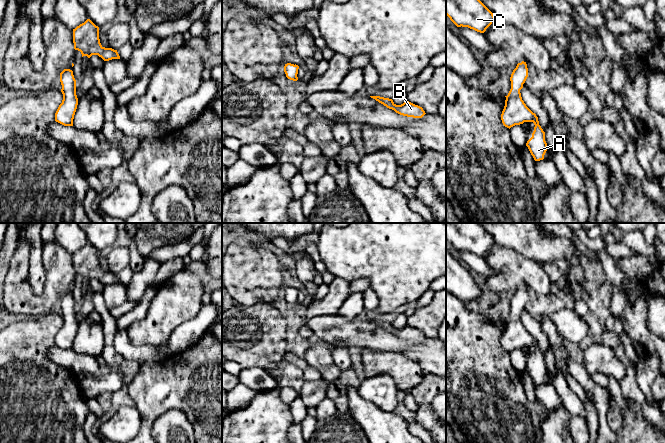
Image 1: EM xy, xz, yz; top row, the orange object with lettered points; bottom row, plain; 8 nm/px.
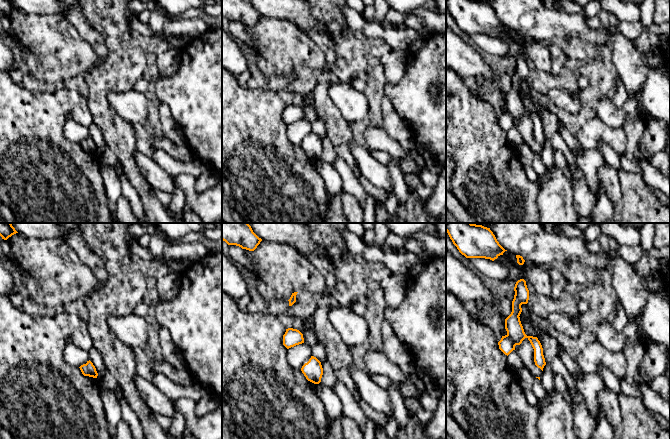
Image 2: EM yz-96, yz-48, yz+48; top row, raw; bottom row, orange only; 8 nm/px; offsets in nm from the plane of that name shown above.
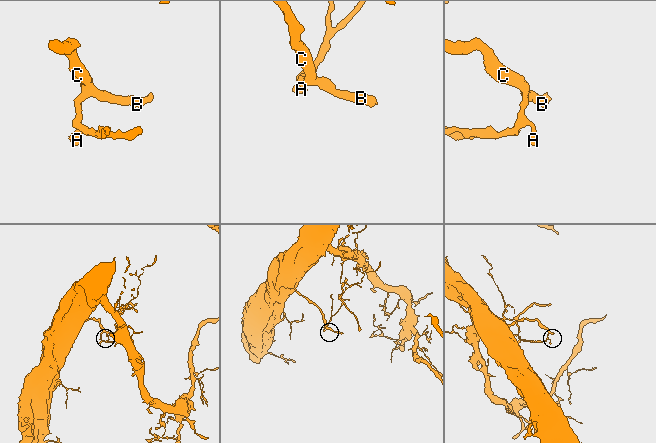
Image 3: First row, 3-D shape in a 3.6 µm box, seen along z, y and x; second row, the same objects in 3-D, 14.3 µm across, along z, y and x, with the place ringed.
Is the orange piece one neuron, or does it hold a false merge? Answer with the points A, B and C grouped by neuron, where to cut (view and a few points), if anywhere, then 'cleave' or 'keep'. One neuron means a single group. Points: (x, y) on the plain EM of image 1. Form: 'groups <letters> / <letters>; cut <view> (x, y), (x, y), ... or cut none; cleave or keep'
groups A B C; cut none; keep

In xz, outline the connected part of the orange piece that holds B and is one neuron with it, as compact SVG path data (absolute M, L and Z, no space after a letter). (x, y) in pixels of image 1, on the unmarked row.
M370 320L379 327L383 328L389 333L394 334L396 337L413 342L422 342L426 337L422 331L415 329L409 325L405 325L401 329L396 329L392 323L384 322L380 320Z

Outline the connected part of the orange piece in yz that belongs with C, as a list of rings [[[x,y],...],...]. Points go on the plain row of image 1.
[[[446,223],[446,239],[457,251],[468,251],[480,257],[495,244],[479,223]]]

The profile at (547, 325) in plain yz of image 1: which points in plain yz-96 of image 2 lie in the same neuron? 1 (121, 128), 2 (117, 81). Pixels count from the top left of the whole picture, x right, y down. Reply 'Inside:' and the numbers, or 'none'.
Inside: 1, 2

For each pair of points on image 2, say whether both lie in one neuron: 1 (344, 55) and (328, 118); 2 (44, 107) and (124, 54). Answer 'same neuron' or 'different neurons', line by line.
1: same neuron
2: different neurons

